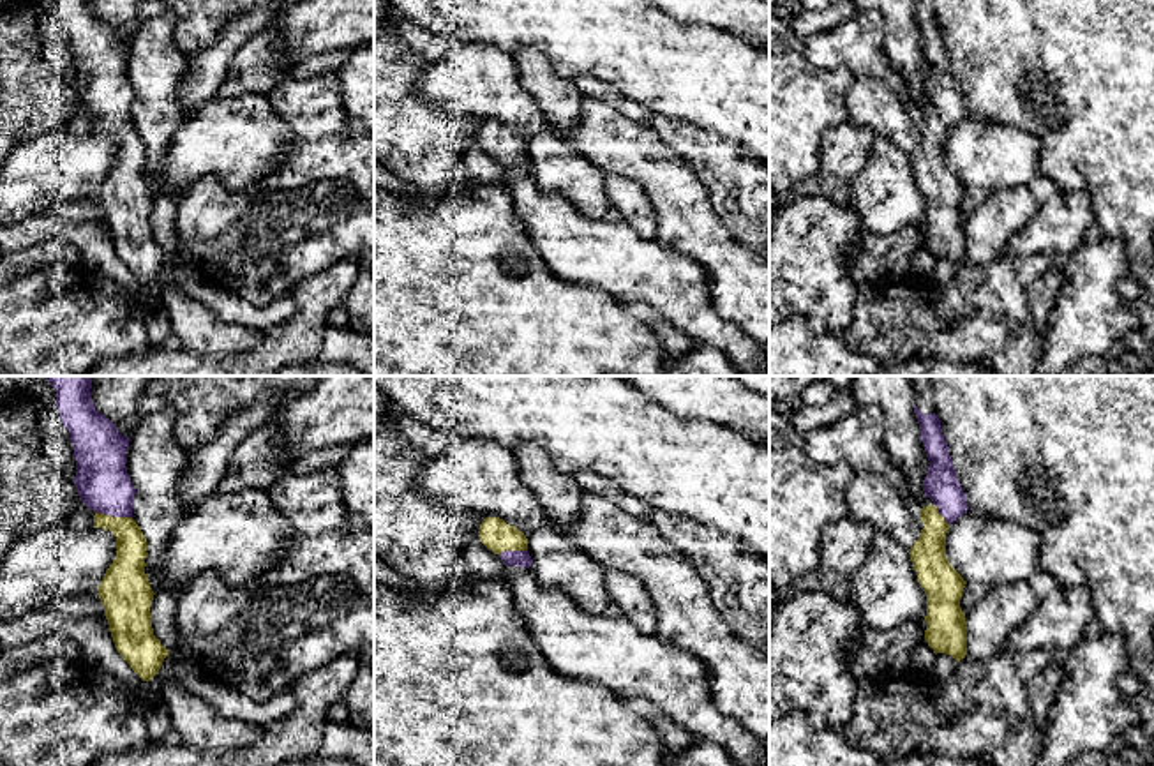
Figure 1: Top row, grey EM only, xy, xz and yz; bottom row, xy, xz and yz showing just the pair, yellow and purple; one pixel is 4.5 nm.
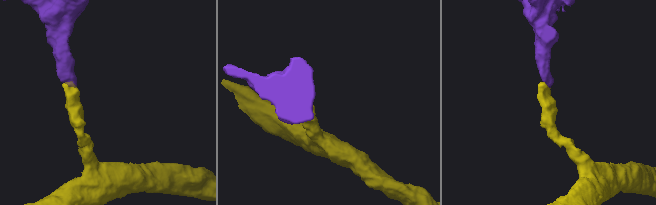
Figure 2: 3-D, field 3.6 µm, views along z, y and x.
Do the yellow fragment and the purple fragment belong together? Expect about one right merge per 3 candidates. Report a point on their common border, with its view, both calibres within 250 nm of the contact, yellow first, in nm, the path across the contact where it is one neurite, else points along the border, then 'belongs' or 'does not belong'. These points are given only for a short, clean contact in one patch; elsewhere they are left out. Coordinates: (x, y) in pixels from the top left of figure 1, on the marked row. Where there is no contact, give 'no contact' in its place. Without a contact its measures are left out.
meets yellow in xy at (113, 518); 160 nm thick on the yellow side, 240 nm on the other; runs through xy (127, 570), (127, 532), (113, 518), (113, 503), (103, 482); belongs

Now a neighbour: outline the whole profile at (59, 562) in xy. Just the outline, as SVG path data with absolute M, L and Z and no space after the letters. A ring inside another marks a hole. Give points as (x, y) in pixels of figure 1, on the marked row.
M64 522L18 538L0 561L0 620L16 620L48 609L65 597L97 593L115 556L116 537L109 529L94 526L76 531Z

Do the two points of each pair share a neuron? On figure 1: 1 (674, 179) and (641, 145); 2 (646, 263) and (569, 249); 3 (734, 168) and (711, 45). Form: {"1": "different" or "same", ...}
{"1": "same", "2": "same", "3": "different"}

